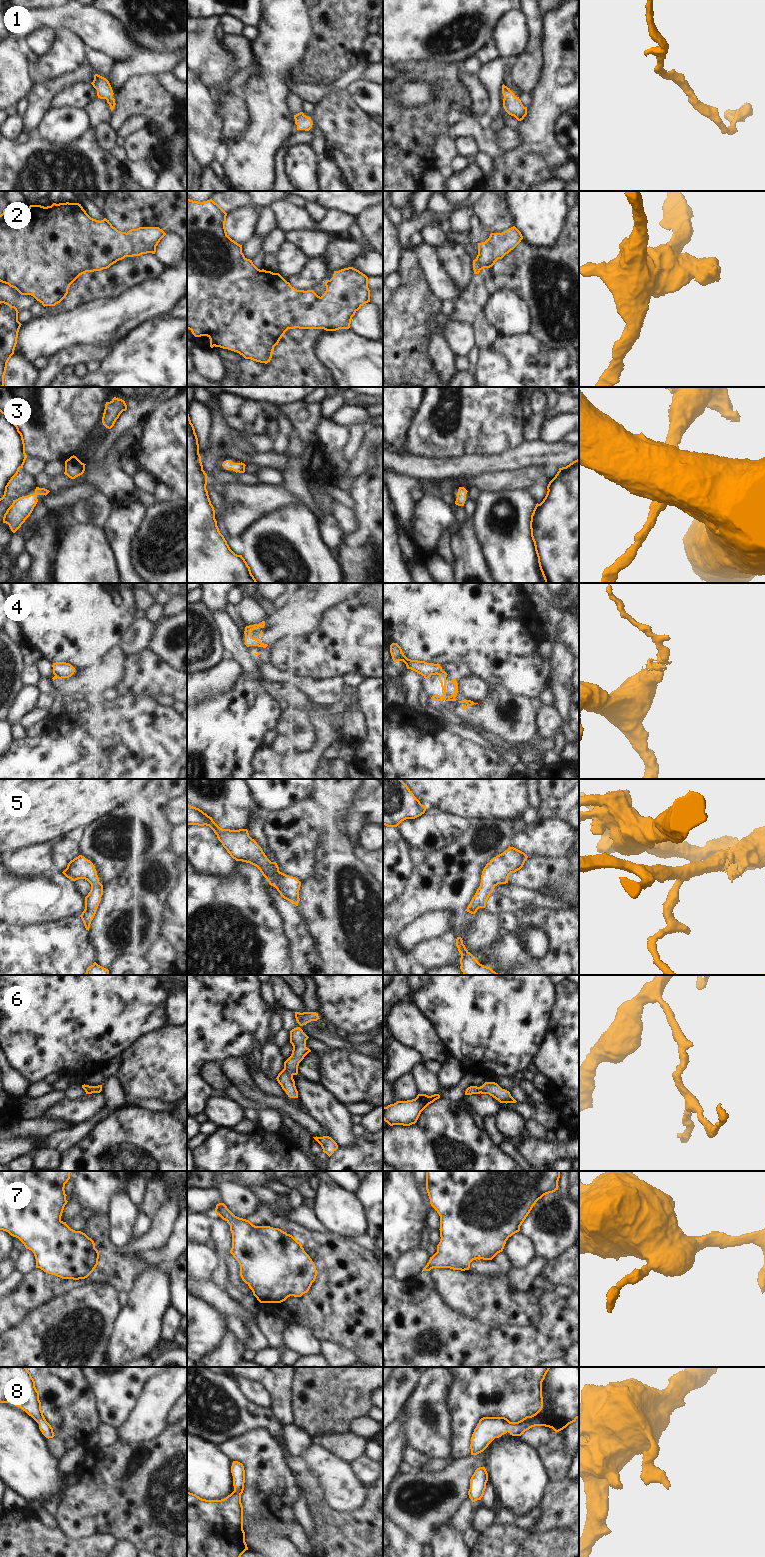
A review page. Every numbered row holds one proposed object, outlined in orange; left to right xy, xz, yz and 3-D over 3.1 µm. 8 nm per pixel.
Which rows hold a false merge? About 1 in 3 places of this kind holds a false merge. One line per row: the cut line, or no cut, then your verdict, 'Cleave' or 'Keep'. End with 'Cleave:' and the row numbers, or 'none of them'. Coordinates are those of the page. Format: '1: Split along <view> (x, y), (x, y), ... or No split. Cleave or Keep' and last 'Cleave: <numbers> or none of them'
1: No split. Keep
2: No split. Keep
3: No split. Keep
4: Split along yz (442, 670), (437, 674). Cleave
5: No split. Keep
6: No split. Keep
7: No split. Keep
8: No split. Keep
Cleave: 4

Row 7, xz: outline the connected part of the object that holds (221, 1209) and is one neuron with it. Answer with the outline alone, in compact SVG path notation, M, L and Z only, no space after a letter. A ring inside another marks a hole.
M224 1203L216 1205L215 1213L230 1225L230 1253L240 1265L240 1276L260 1303L281 1303L288 1297L301 1297L315 1281L317 1270L301 1243L279 1228L255 1226L235 1216Z

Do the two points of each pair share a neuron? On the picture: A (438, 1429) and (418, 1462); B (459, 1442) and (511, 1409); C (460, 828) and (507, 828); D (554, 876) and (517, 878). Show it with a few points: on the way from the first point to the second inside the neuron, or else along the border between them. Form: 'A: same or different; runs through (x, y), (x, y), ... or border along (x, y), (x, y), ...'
A: different; border along (406, 1444), (421, 1453), (428, 1460)
B: same; runs through (464, 1426), (481, 1409), (495, 1409)
C: different; border along (470, 821), (467, 829), (449, 843)
D: same; runs through (545, 876), (526, 877)

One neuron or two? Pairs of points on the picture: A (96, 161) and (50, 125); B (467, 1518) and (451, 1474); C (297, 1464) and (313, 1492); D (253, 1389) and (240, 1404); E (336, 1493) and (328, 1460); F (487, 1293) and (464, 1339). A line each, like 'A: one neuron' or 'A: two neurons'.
A: two neurons
B: two neurons
C: one neuron
D: two neurons
E: one neuron
F: two neurons

